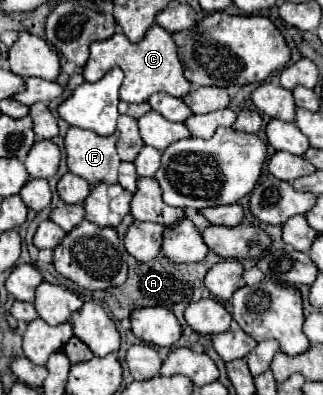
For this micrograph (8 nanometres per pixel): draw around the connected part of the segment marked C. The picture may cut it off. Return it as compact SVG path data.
M152 25L150 33L140 43L130 43L122 31L118 31L108 41L96 41L90 45L90 59L84 65L84 79L98 81L106 75L108 69L120 67L124 71L124 83L120 87L120 99L126 103L144 103L150 95L166 91L174 97L184 97L192 85L184 77L184 67L178 59L178 47L172 35L160 25Z

